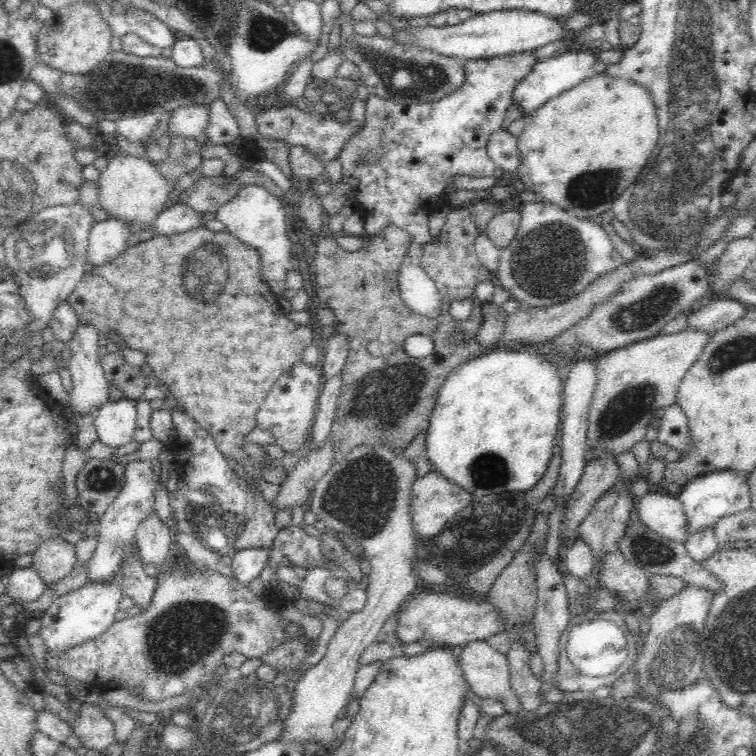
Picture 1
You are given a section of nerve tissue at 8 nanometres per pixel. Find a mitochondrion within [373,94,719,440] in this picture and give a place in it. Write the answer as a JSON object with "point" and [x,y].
{"point":[547,263]}

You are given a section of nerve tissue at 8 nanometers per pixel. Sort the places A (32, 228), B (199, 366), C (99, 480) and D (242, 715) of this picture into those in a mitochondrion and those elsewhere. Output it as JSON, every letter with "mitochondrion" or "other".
{"A":"mitochondrion","B":"other","C":"mitochondrion","D":"mitochondrion"}

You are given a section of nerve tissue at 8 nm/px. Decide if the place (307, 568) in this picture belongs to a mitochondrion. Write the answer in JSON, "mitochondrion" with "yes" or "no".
{"mitochondrion":"no"}

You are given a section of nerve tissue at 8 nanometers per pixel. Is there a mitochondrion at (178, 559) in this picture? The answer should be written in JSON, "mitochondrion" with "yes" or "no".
{"mitochondrion":"no"}

